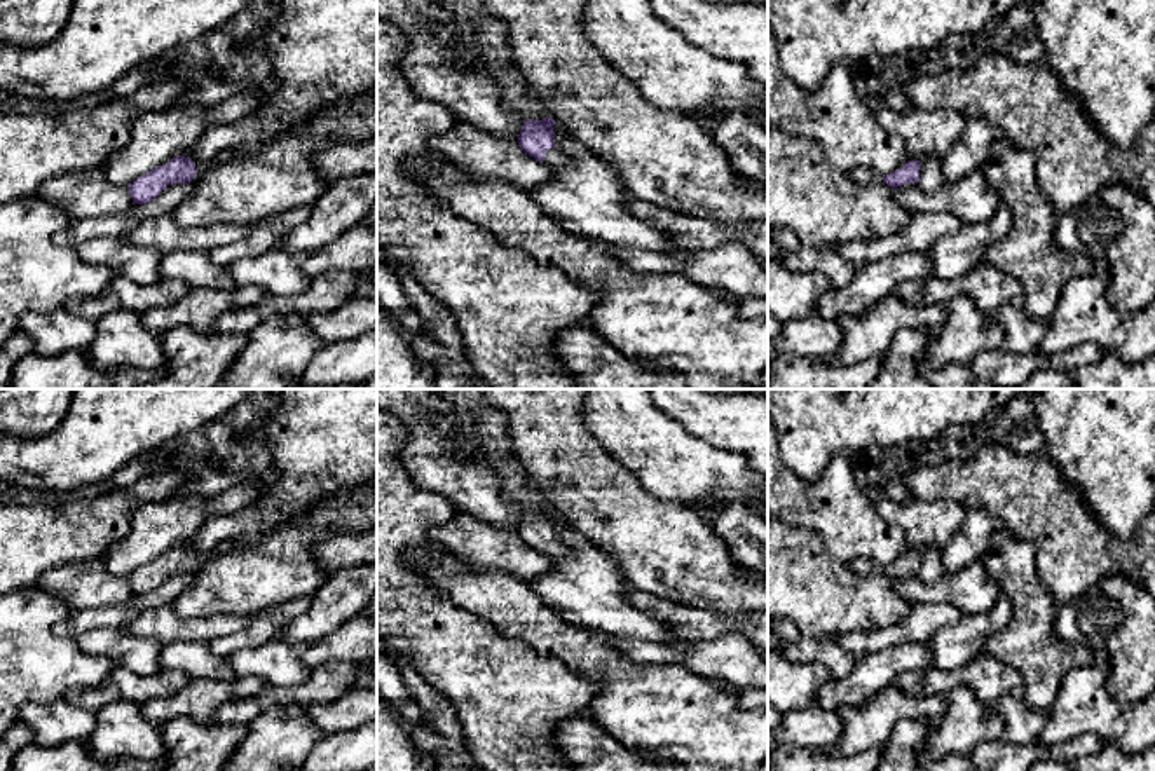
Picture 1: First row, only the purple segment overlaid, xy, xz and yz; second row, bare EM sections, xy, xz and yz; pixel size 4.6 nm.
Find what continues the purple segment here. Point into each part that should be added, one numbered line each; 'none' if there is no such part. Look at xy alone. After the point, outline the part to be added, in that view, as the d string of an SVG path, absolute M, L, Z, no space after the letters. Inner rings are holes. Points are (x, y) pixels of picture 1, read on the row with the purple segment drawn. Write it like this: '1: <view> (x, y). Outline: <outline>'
1: xy (225, 156). Outline: M223 150L209 160L195 162L197 174L201 174L208 169L218 167L218 166L236 159L237 155L239 155L239 152L236 152L236 150Z

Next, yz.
1: yz (930, 173). Outline: M928 159L921 162L918 187L925 194L933 194L939 187L942 187L942 167L940 159Z

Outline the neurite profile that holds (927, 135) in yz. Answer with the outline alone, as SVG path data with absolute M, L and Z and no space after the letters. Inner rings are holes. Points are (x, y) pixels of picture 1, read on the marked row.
M881 110L881 126L904 141L907 160L942 159L961 134L967 119L956 110Z

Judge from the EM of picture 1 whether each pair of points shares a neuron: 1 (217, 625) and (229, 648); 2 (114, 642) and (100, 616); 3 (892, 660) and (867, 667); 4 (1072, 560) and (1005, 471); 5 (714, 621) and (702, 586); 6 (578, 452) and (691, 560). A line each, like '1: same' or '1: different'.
1: different
2: different
3: same
4: same
5: different
6: same

